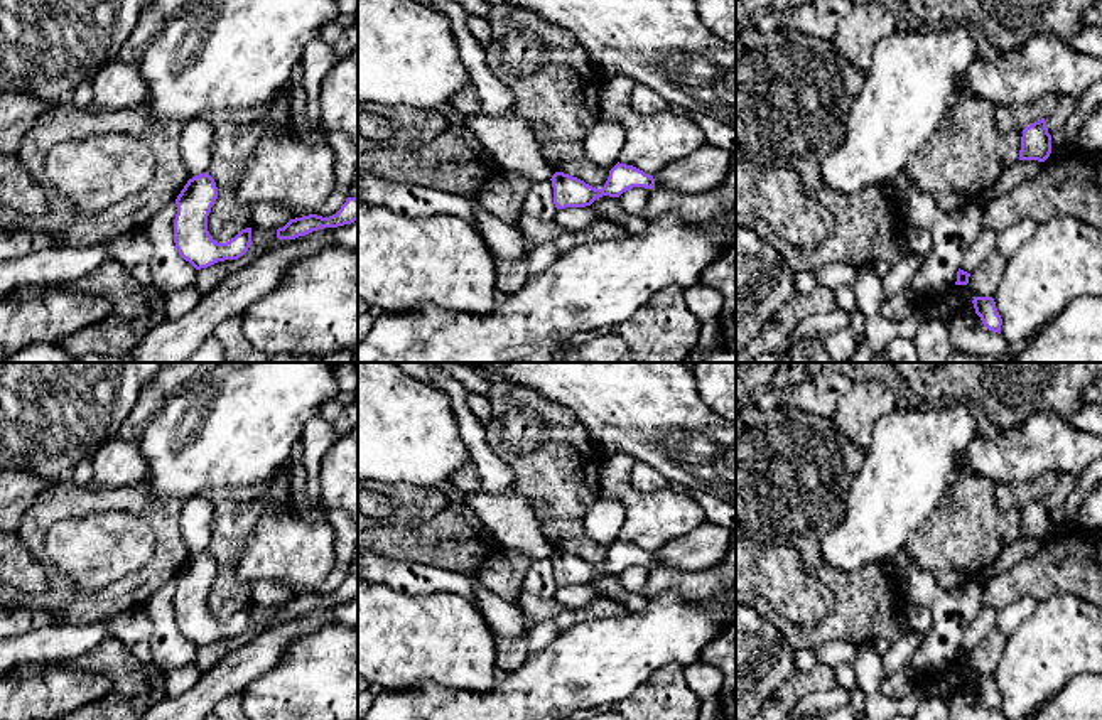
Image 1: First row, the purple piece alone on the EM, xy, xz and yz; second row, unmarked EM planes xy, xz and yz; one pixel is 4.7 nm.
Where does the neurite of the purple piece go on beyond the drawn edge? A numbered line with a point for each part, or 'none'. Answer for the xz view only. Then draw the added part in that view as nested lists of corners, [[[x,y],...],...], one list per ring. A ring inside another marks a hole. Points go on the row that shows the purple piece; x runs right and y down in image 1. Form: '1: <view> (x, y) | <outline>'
none

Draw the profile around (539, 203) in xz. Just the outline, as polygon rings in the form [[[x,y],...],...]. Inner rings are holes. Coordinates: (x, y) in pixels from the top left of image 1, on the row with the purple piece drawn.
[[[550,179],[532,182],[521,207],[527,214],[548,221],[555,218],[554,187]]]

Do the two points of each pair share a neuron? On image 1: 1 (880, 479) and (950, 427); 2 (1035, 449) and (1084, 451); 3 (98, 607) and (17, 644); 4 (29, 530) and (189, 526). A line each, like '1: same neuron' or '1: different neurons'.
1: same neuron
2: same neuron
3: different neurons
4: different neurons

